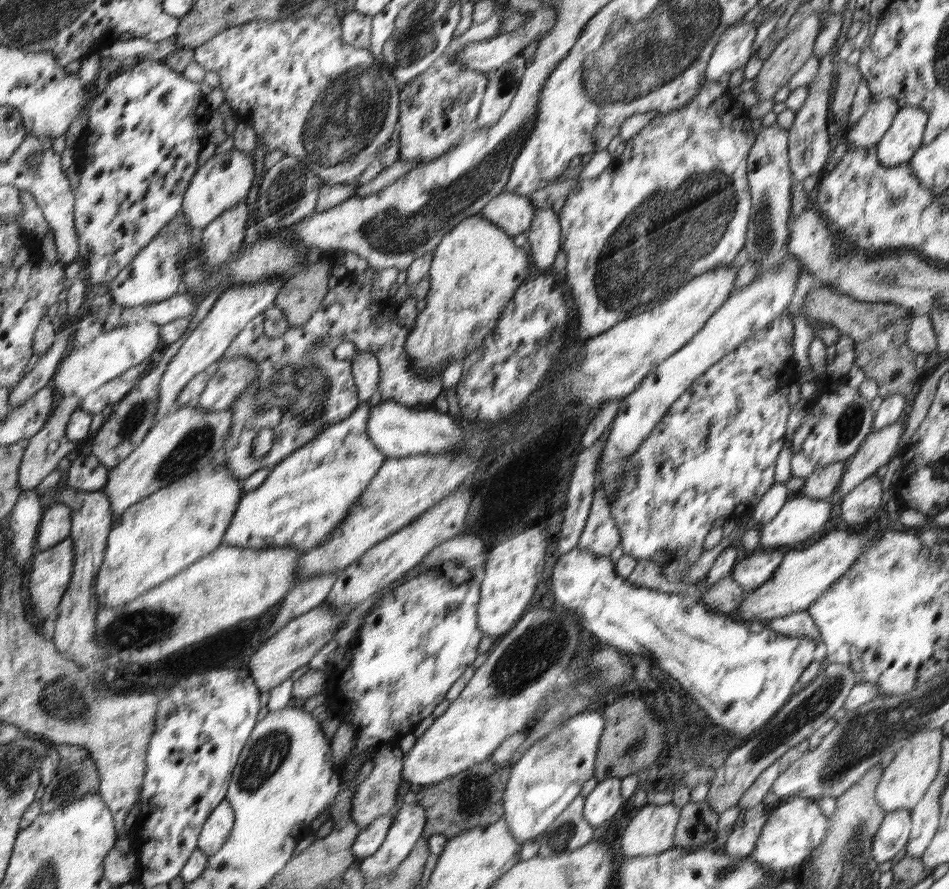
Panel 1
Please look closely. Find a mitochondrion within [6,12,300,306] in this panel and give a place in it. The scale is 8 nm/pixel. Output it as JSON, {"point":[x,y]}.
{"point":[34,162]}

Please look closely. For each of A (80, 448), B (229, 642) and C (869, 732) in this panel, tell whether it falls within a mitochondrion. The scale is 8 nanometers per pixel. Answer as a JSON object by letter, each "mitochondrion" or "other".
{"A":"other","B":"other","C":"mitochondrion"}

